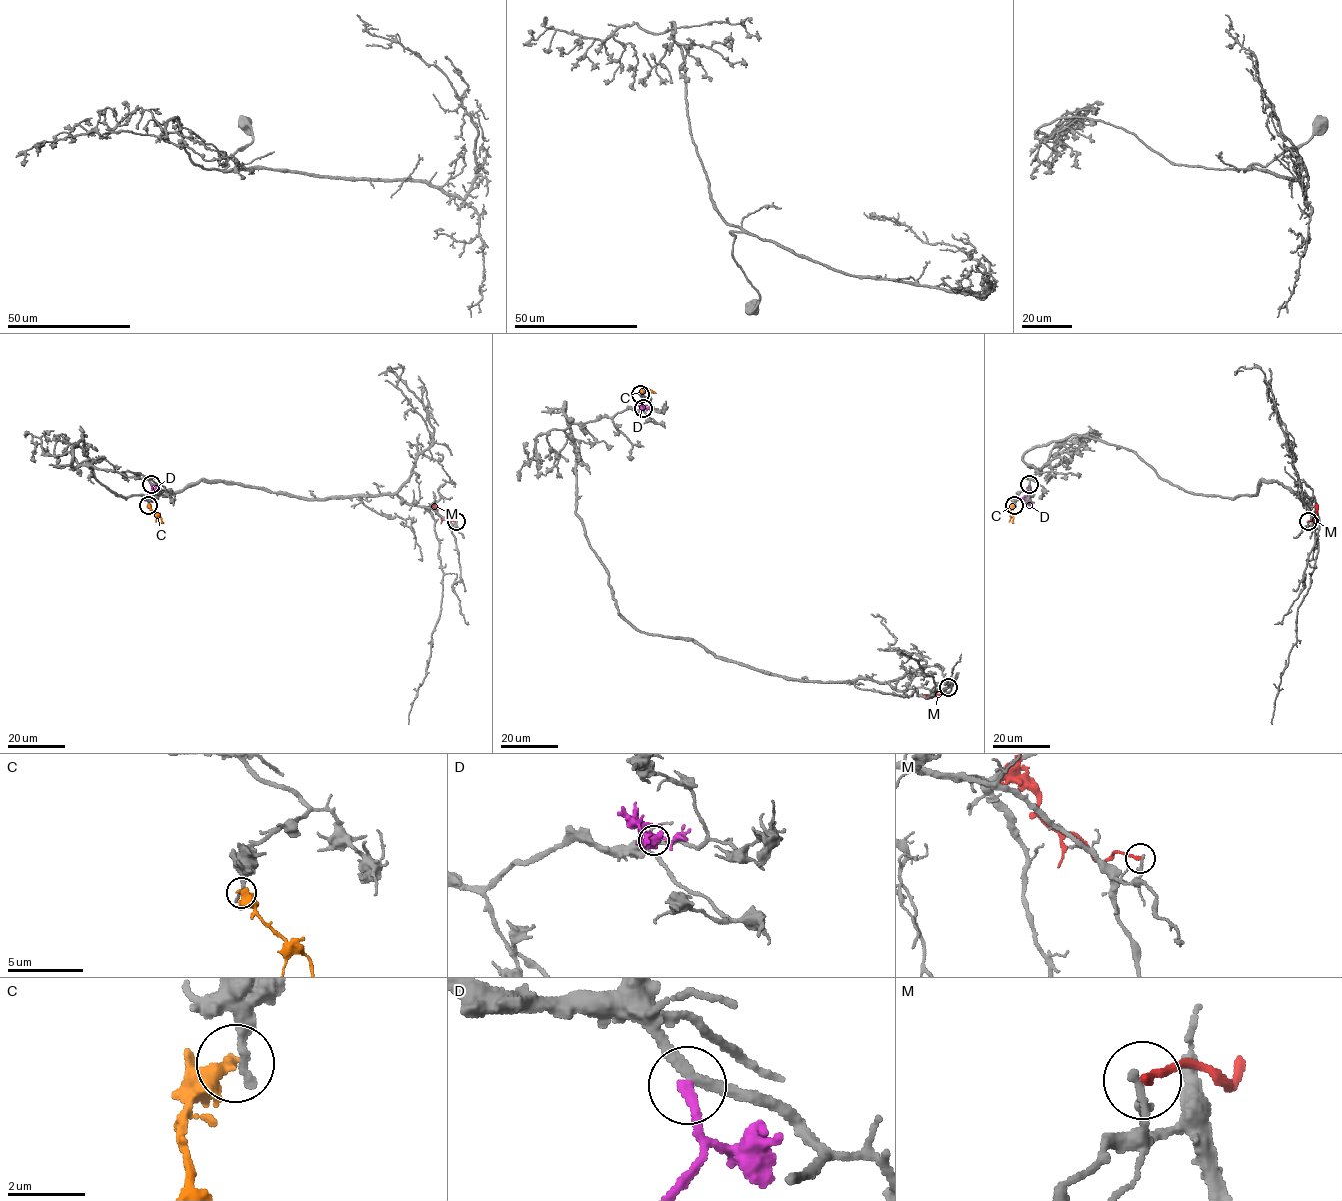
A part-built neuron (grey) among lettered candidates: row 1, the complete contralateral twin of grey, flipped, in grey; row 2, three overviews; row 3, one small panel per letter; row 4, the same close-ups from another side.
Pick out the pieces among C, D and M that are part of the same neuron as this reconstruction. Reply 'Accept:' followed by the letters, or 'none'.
Accept: none

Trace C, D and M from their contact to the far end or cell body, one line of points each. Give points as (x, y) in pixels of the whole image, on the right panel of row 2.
C: (1014, 505), (1011, 509), (1013, 523)
D: (1029, 484), (1026, 500), (1029, 506)
M: (1308, 521), (1314, 522), (1316, 502)

